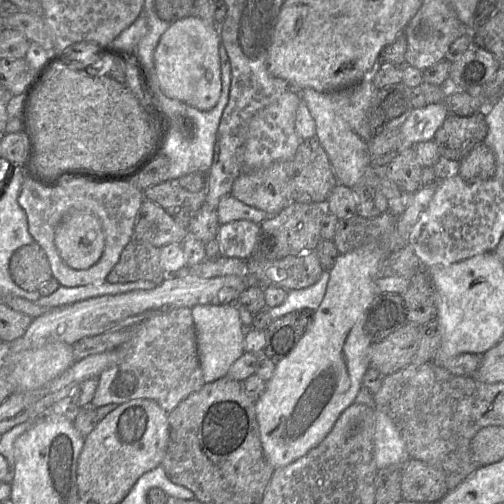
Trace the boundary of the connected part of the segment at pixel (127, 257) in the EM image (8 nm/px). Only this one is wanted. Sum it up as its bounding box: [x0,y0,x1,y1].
[108,240,167,284]

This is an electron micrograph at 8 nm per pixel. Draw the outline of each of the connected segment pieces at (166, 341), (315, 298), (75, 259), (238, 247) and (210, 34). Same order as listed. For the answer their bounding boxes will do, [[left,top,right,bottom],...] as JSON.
[[92,308,206,413],[266,270,330,320],[54,210,105,270],[217,220,260,260],[154,16,221,111]]

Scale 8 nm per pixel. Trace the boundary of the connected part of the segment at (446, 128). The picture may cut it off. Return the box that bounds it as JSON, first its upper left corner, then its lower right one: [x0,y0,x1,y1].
[434,110,487,161]

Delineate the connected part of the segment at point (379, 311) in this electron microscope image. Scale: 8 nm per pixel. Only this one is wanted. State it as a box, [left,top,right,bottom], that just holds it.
[365,294,406,343]

